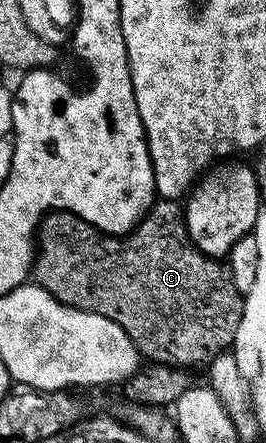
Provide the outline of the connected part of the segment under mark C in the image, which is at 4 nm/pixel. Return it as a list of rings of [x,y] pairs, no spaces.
[[[159,199],[152,202],[147,209],[147,214],[140,219],[135,230],[125,235],[106,235],[92,225],[86,223],[79,215],[74,215],[72,211],[56,211],[54,209],[43,216],[39,223],[37,232],[37,250],[33,264],[33,279],[38,286],[43,287],[57,301],[61,301],[70,307],[76,307],[89,313],[97,313],[101,317],[109,317],[133,341],[135,348],[139,350],[140,356],[151,363],[164,363],[166,367],[181,367],[192,369],[191,367],[206,368],[217,356],[224,354],[234,344],[237,325],[241,325],[241,313],[243,312],[244,292],[233,285],[230,266],[222,258],[201,253],[187,238],[187,224],[185,222],[185,211],[174,199]]]

